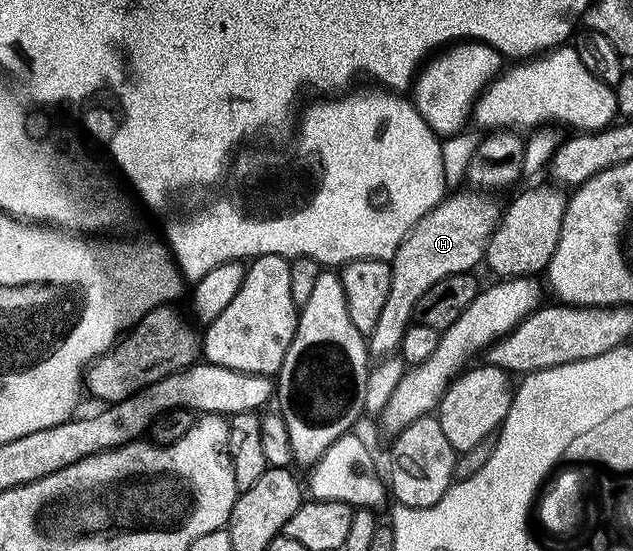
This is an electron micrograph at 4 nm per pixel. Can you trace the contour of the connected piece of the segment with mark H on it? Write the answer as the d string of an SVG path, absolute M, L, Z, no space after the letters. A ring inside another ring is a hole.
M468 191L446 195L440 204L416 222L411 232L396 249L395 256L390 259L389 263L392 268L390 291L387 292L386 303L383 304L378 323L367 336L370 357L380 360L394 355L400 349L406 328L412 323L417 301L427 292L427 289L431 288L431 285L443 280L444 276L470 273L477 268L475 267L477 264L479 266L484 261L486 246L497 226L501 208L500 205L497 206L491 199L487 198L486 193Z

